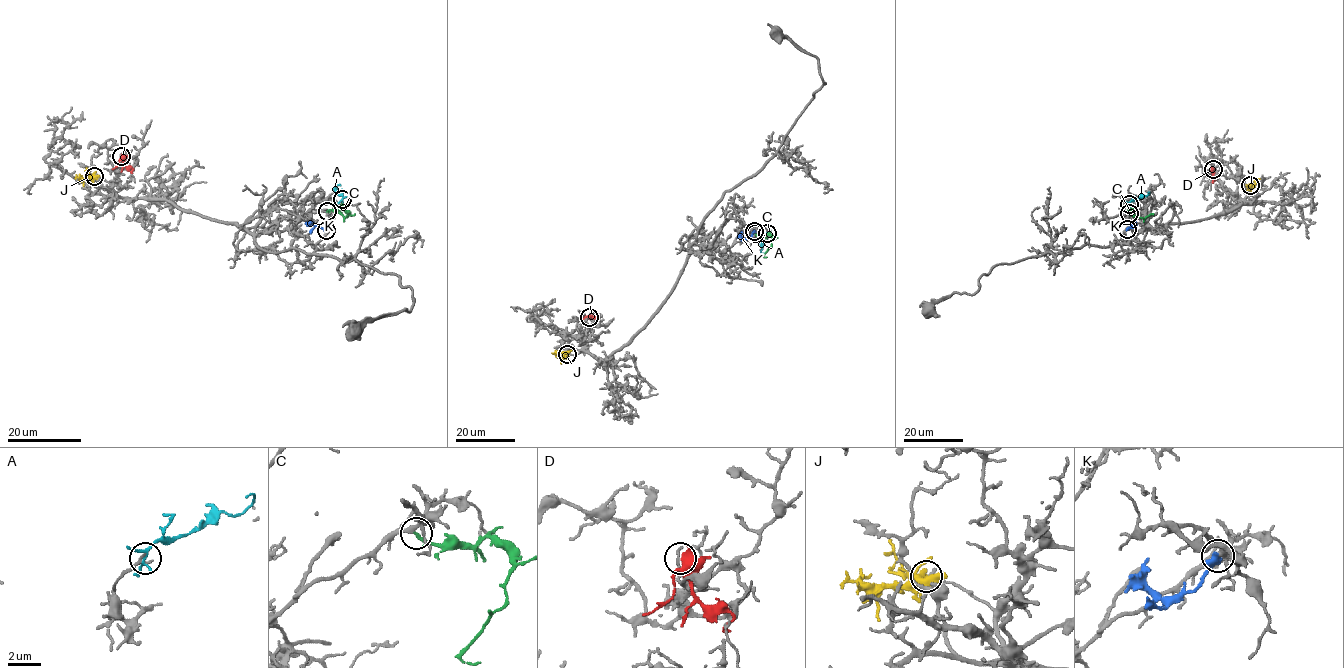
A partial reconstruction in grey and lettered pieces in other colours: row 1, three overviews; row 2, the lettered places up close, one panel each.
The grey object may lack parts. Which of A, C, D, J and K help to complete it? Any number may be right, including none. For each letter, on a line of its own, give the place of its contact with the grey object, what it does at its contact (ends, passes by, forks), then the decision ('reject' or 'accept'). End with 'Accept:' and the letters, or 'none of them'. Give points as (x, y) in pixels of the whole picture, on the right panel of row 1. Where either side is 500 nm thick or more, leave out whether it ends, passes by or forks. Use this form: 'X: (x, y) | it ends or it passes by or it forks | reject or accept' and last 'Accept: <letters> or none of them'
A: (1129, 204) | it forks | reject
C: (1129, 213) | it ends | accept
D: (1213, 169) | it passes by | reject
J: (1250, 185) | it forks | reject
K: (1127, 229) | reject
Accept: C

